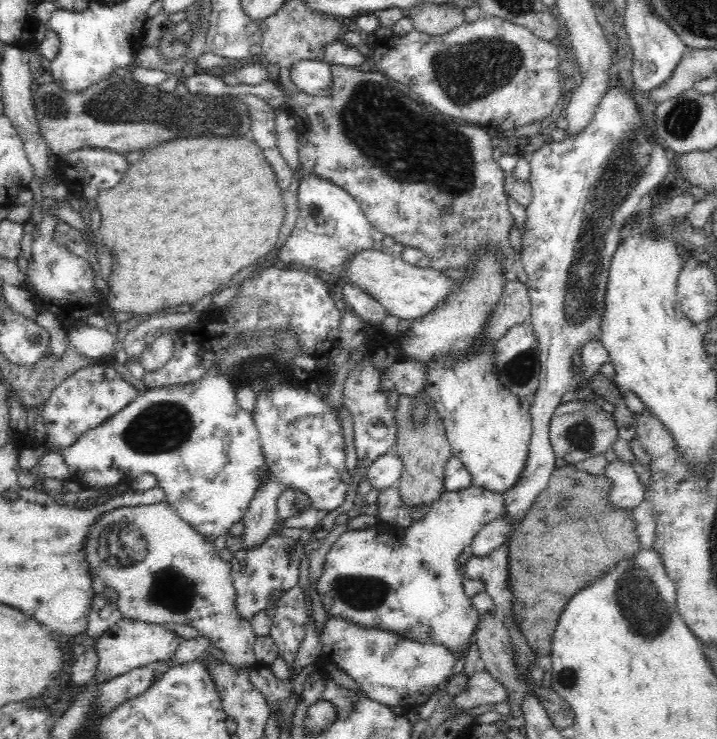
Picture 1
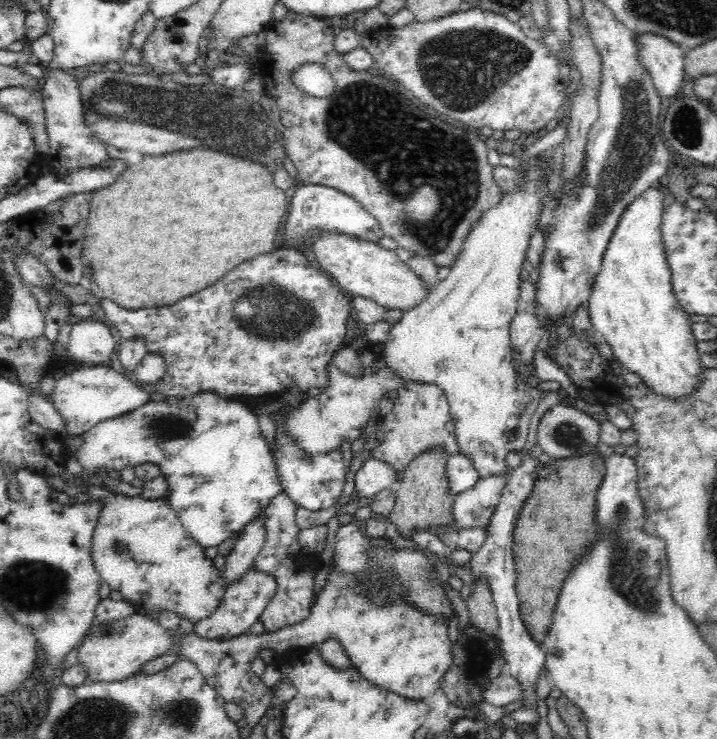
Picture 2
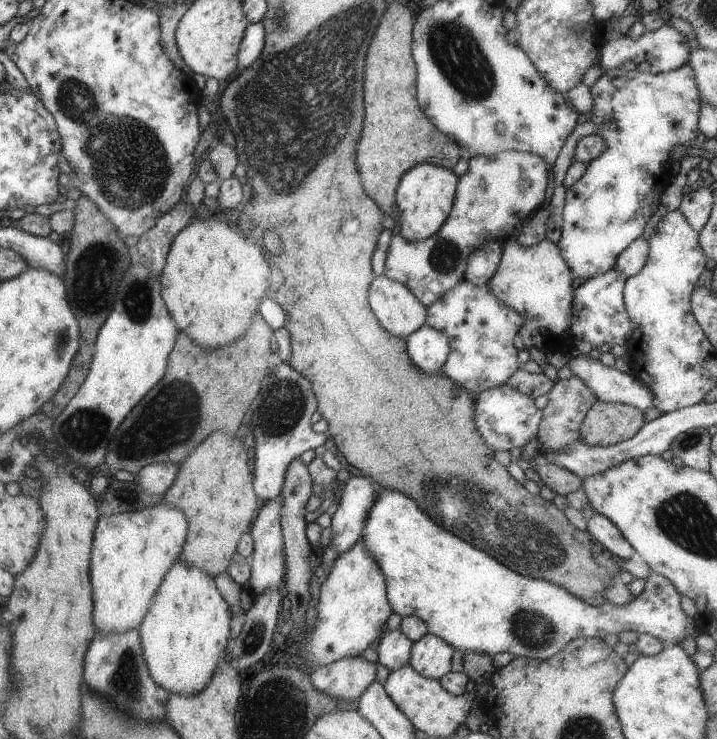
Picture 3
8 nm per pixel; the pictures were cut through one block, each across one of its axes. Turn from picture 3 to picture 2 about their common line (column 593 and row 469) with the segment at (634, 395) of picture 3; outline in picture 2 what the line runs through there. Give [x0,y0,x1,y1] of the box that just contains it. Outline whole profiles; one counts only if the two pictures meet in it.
[355,457,396,499]

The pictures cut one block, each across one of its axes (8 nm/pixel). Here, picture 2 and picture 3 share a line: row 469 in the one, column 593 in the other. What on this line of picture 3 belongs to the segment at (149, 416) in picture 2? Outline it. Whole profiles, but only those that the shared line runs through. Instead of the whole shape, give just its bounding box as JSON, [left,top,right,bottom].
[557,64,701,279]

